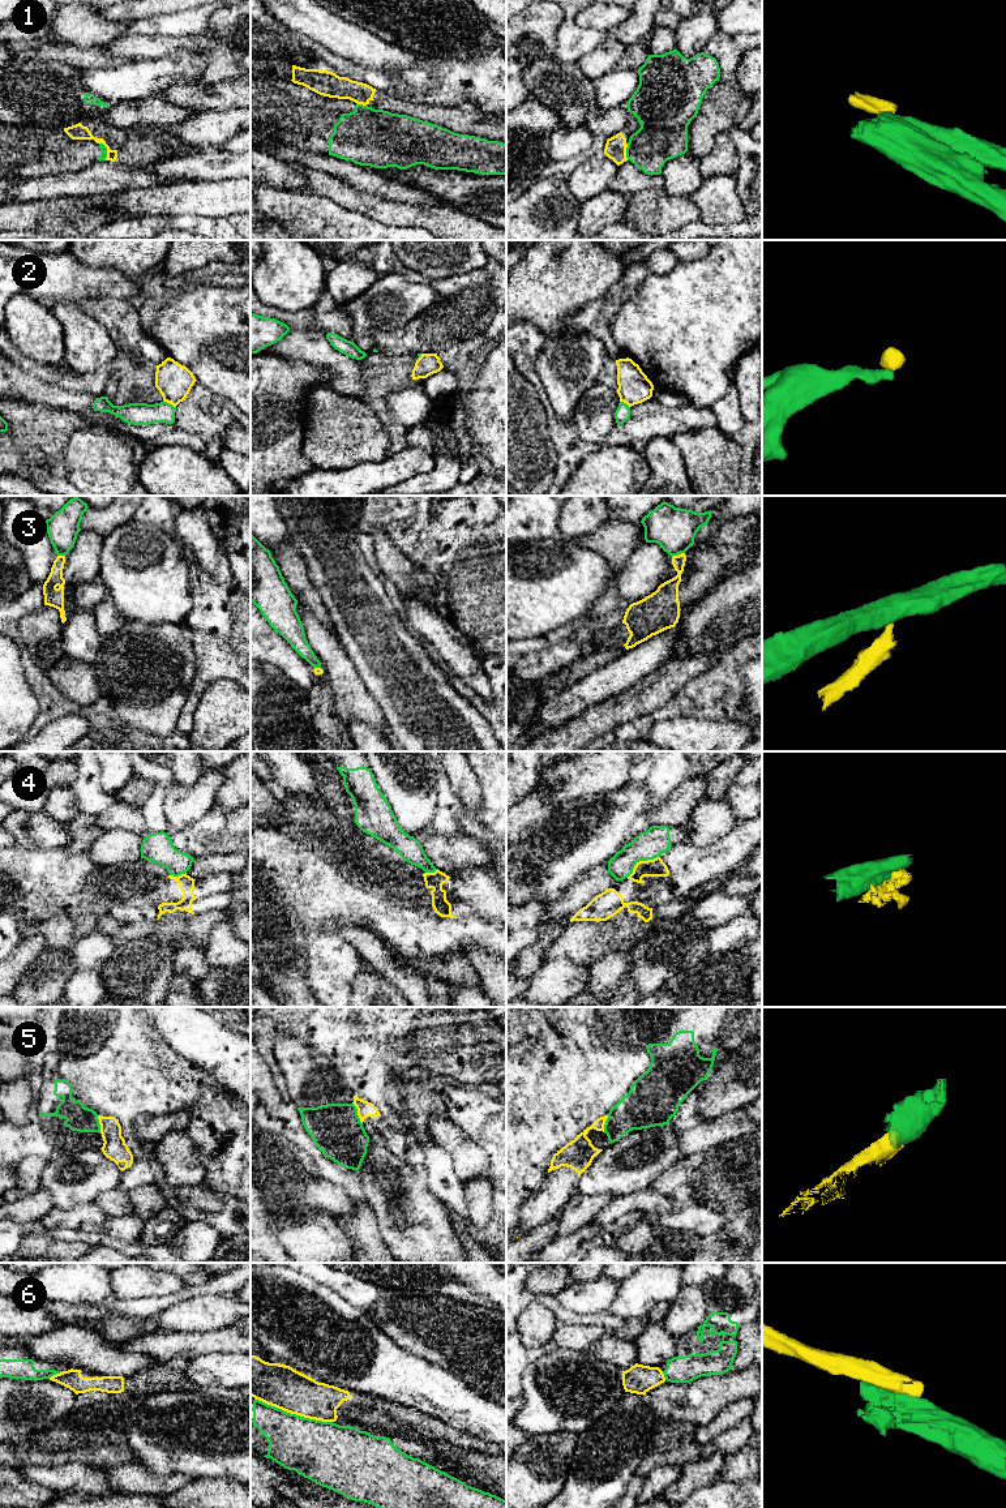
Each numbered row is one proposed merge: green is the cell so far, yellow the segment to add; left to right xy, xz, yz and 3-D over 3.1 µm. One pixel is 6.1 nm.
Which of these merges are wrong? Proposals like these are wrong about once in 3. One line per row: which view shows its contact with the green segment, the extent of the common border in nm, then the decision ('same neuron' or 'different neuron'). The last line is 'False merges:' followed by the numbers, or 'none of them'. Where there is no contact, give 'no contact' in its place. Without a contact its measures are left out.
1: contact in xy; length 120 nm; different neuron
2: contact in xy; length 90 nm; same neuron
3: contact in yz; length 90 nm; different neuron
4: contact in yz; length 240 nm; different neuron
5: contact in xz; length 150 nm; different neuron
6: contact in xz; length 500 nm; different neuron
False merges: 1, 3, 4, 5, 6

